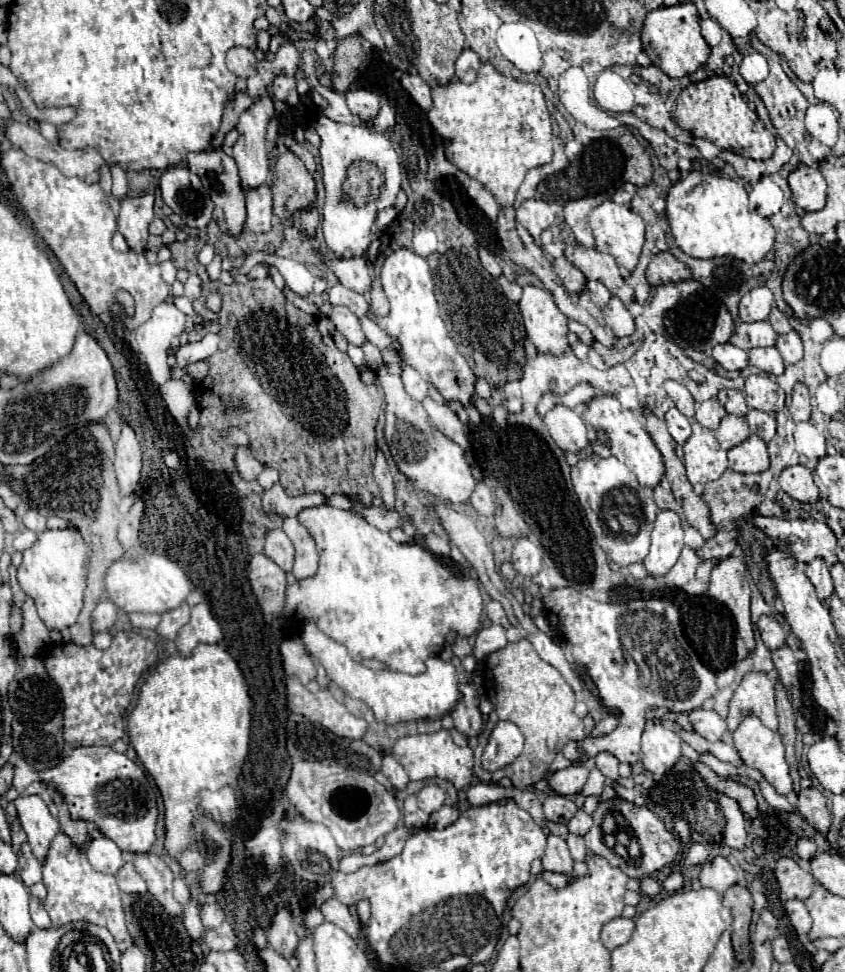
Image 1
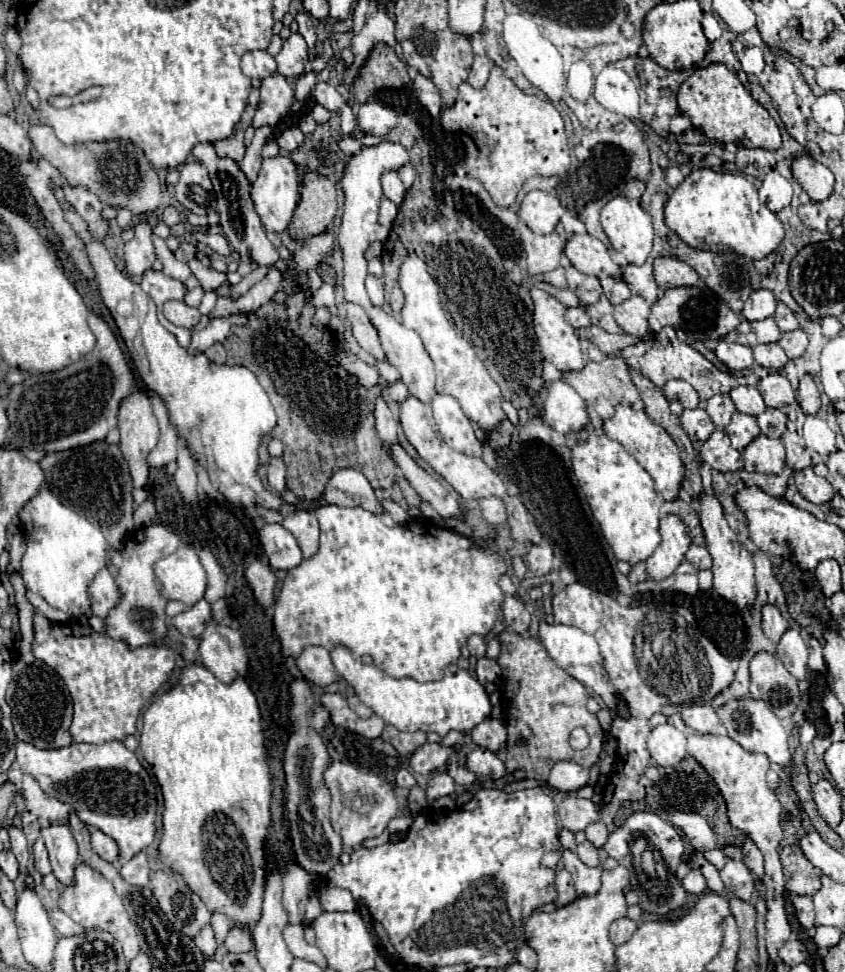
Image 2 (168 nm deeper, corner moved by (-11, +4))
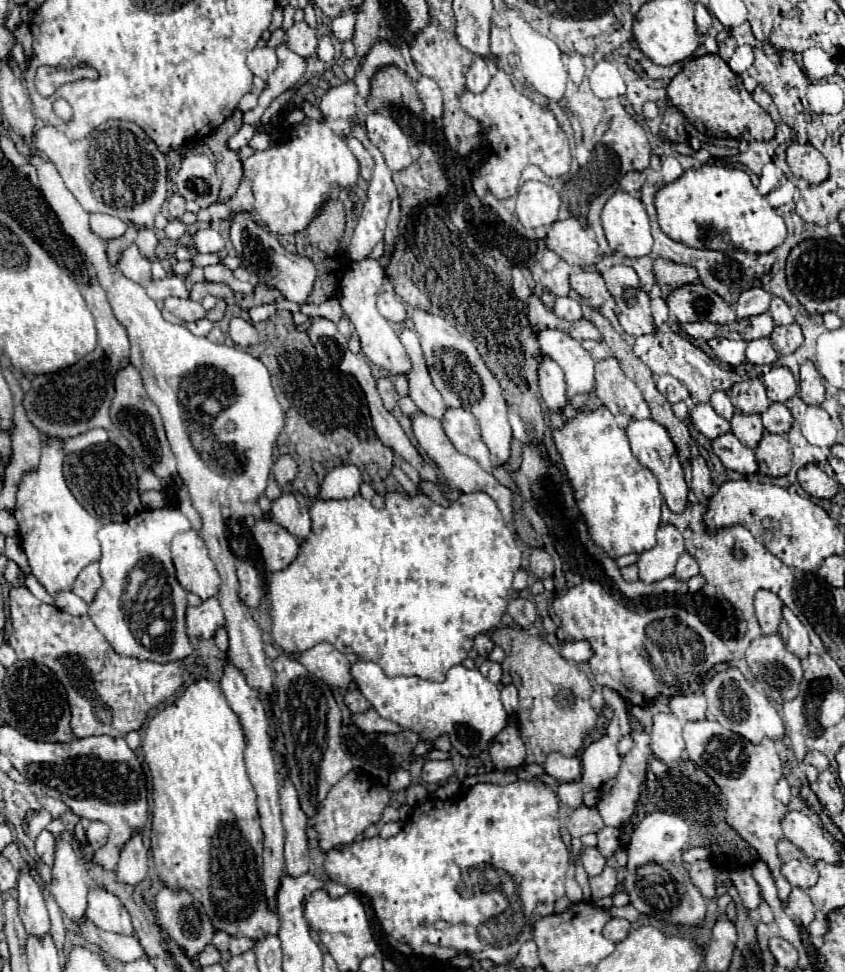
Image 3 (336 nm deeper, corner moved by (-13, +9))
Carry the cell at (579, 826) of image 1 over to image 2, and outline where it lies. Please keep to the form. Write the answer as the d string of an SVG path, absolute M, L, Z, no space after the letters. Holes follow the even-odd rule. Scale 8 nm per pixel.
M594 821L594 823L590 823L590 825L586 827L586 837L588 837L588 841L592 841L596 847L602 847L604 841L606 841L606 837L608 837L608 829L606 829L606 825L604 825L602 821Z

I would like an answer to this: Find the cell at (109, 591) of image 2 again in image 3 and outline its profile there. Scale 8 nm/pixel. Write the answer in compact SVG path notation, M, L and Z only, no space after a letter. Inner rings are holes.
M92 562L92 564L88 564L88 566L76 576L74 586L72 586L72 592L74 592L76 596L80 596L82 600L90 602L90 600L94 598L94 592L100 588L100 584L102 584L102 578L98 576L98 564Z

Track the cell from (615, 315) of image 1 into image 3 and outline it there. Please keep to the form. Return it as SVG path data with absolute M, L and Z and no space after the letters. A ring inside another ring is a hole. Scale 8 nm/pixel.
M626 288L626 292L616 300L616 316L630 336L654 332L650 298L642 288Z

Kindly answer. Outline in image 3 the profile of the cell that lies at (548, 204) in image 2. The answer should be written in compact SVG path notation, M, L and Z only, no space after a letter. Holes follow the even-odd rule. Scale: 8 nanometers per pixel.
M528 180L518 190L516 202L516 216L524 228L538 228L550 226L558 220L560 208L560 194L542 182Z

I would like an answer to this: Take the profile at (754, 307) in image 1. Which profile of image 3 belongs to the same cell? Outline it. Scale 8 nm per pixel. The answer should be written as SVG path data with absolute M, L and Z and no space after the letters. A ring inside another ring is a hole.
M750 288L738 296L736 302L736 316L738 318L750 318L756 314L764 314L770 306L770 292L762 288Z

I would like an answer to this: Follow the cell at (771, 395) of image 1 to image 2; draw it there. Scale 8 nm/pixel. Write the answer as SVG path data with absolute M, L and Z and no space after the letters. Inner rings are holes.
M778 371L764 375L758 383L758 391L768 407L782 409L784 405L792 405L796 401L796 393L792 391L788 377Z

